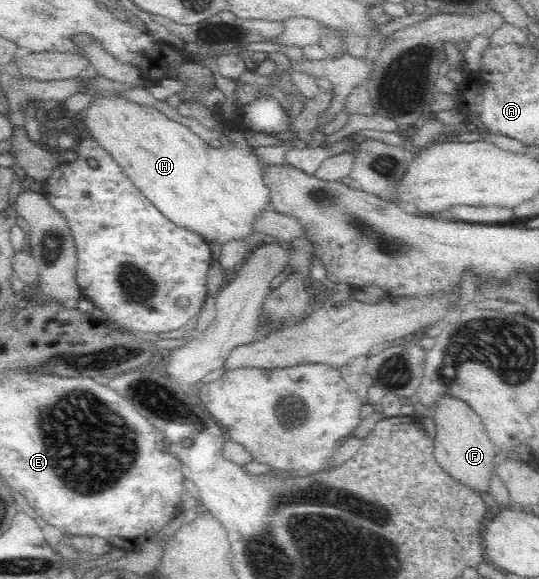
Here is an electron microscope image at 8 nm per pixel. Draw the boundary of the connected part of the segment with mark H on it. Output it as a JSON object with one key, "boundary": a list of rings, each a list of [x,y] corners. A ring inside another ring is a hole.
{"boundary":[[[95,92],[96,98],[88,105],[84,111],[81,111],[83,117],[85,117],[85,125],[91,133],[91,137],[109,152],[109,155],[117,161],[122,167],[123,173],[133,182],[133,185],[167,218],[167,220],[173,222],[178,227],[183,227],[192,233],[197,233],[200,237],[205,239],[205,242],[209,245],[211,243],[219,243],[225,245],[229,241],[235,241],[235,239],[249,239],[251,235],[255,235],[253,230],[253,222],[262,214],[262,211],[270,209],[270,191],[264,182],[264,166],[257,161],[257,157],[251,152],[251,145],[247,144],[243,131],[235,130],[236,125],[230,127],[228,132],[227,145],[221,145],[218,148],[212,148],[207,142],[199,138],[189,128],[174,122],[167,118],[162,112],[153,109],[153,107],[138,105],[137,103],[128,101],[123,97],[118,97],[115,92]],[[234,139],[237,141],[237,145],[231,147],[229,141]]]}

